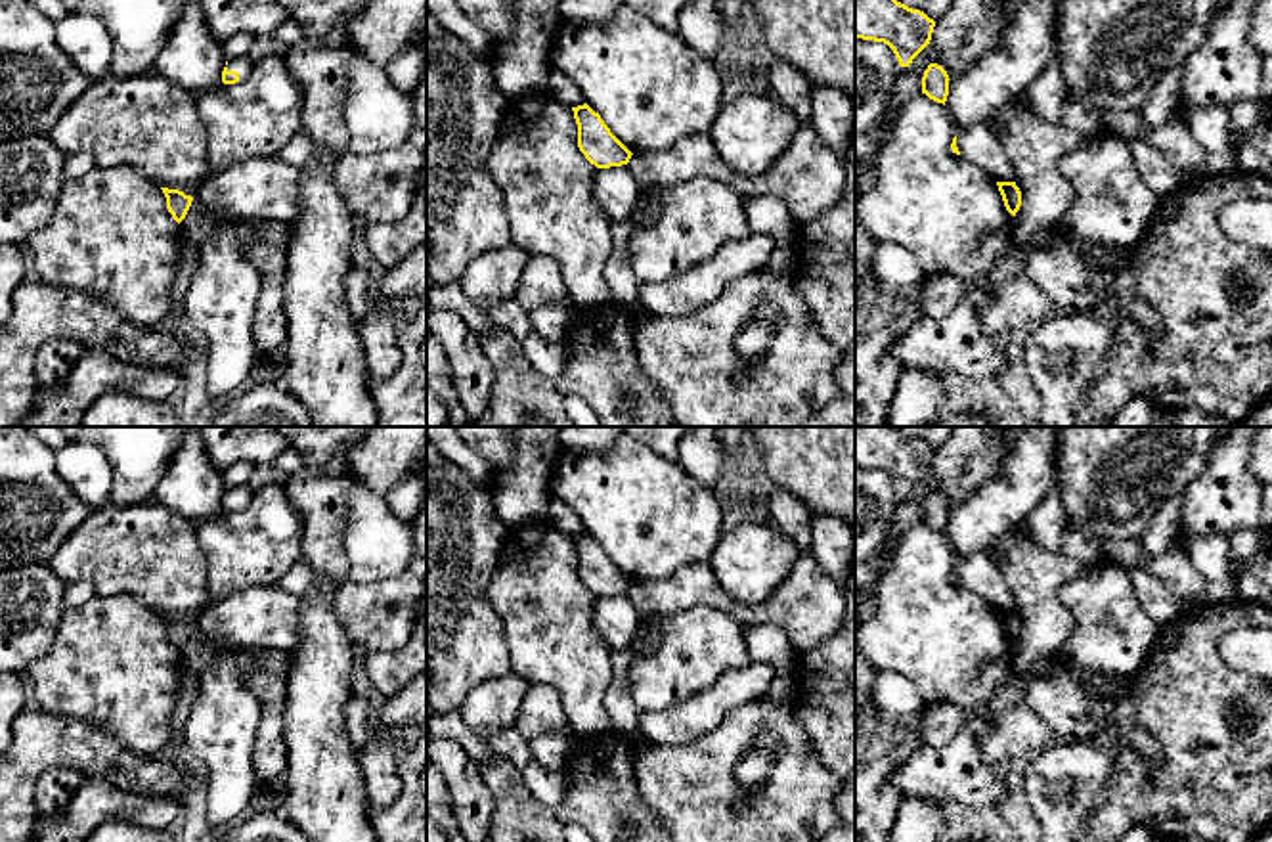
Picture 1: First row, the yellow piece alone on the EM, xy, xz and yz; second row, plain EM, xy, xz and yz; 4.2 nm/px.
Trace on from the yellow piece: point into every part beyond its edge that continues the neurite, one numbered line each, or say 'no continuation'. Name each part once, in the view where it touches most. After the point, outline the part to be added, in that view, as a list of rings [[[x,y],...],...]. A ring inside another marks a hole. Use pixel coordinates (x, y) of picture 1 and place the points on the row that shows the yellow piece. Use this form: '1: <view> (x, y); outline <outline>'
1: xy (243, 66); outline [[[249,55],[237,57],[228,61],[228,71],[237,71],[239,73],[239,80],[245,80],[252,69],[252,61],[249,59]]]

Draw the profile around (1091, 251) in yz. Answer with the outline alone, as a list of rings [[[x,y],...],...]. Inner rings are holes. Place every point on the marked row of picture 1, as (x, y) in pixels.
[[[1069,241],[1065,243],[1088,264],[1100,266],[1111,249],[1111,241]]]

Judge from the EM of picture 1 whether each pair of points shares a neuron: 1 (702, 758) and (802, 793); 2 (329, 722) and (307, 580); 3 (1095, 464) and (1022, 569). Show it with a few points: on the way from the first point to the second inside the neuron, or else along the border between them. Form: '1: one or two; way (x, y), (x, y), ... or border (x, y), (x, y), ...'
1: one; way (704, 791), (735, 819), (769, 816)
2: two; border (299, 561), (318, 575), (318, 580), (301, 596)
3: one; way (1095, 498), (1095, 517), (1085, 536), (1056, 565)

